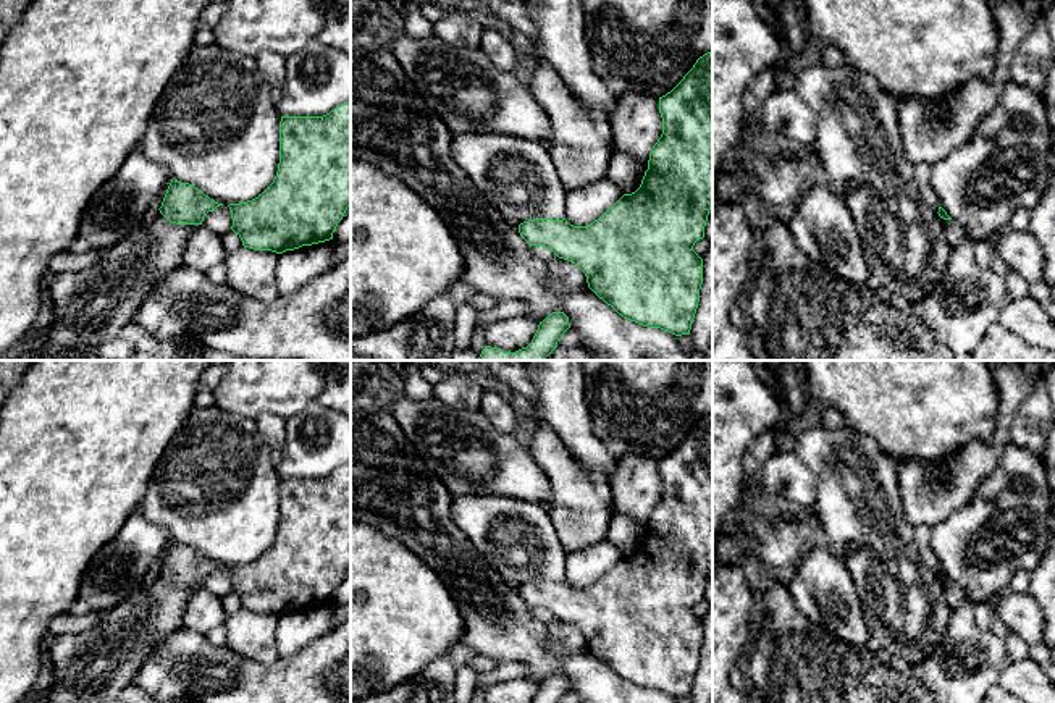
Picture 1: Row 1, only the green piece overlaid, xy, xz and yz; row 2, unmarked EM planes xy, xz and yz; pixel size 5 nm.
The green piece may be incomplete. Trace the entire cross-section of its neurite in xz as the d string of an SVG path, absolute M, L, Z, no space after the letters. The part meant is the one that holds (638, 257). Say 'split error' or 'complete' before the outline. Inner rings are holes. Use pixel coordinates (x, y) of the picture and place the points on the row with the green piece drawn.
complete; M712 55L696 60L683 79L659 97L662 134L653 145L648 170L640 187L624 194L598 220L574 226L565 218L535 218L519 225L520 236L530 246L543 246L559 259L574 262L586 276L588 288L624 318L648 328L661 328L675 336L690 335L703 284L703 259L693 250L704 238L712 208Z

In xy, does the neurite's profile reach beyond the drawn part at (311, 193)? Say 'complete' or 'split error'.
complete

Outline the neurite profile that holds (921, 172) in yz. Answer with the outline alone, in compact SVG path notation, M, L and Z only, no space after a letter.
M916 163L913 165L913 178L916 186L924 199L924 202L939 212L939 199L931 184L931 165L929 163Z

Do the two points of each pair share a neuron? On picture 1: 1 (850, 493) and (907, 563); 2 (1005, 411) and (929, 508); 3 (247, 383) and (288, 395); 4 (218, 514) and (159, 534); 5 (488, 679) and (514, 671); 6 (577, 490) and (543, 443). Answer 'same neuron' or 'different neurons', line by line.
1: same neuron
2: same neuron
3: same neuron
4: different neurons
5: same neuron
6: same neuron

